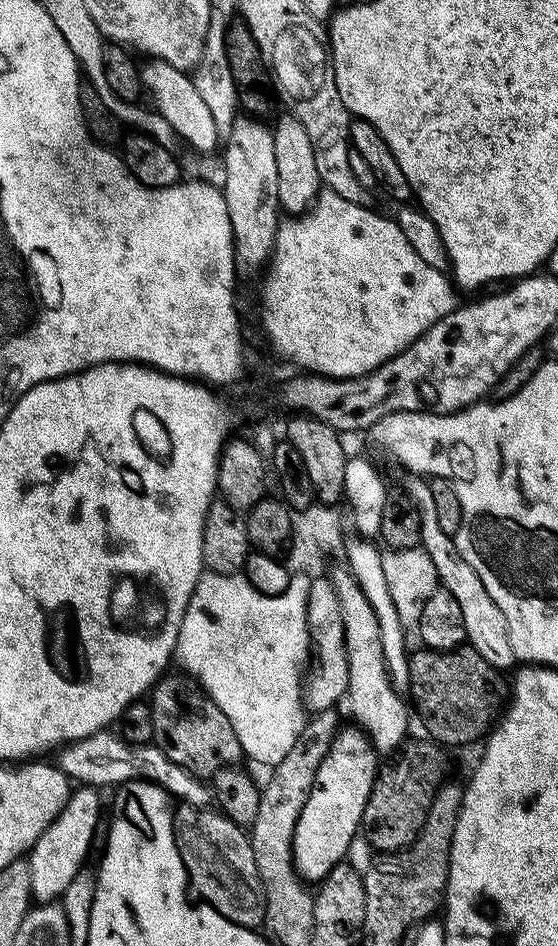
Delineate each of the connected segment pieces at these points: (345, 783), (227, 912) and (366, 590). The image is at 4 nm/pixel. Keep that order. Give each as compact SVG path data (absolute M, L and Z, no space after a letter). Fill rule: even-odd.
M341 727L330 742L330 750L326 750L318 774L314 774L310 798L306 798L302 814L298 814L298 826L294 826L292 861L305 882L322 881L334 866L345 863L347 856L344 855L351 850L352 839L356 832L358 836L364 822L366 802L376 781L378 753L363 728L351 727Z
M185 803L173 811L172 829L191 891L195 895L197 892L203 903L218 910L222 918L243 928L259 929L264 923L266 898L262 878L258 878L258 865L254 862L249 833L218 810Z
M368 538L349 539L344 545L343 559L346 567L352 572L352 576L362 586L362 594L366 594L366 602L370 602L374 610L374 618L378 620L378 638L382 638L382 658L388 667L388 676L392 680L392 687L404 690L408 687L408 657L410 647L404 637L406 625L402 618L398 618L398 610L390 599L390 590L386 587L386 578L382 571L382 552L379 547L375 548L373 541ZM348 559L348 560L347 560Z

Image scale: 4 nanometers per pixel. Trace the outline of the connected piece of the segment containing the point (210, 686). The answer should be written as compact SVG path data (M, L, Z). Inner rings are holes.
M205 571L194 586L194 594L178 630L175 655L178 660L180 656L180 664L185 668L181 669L207 692L218 710L230 718L230 726L234 726L234 734L245 757L256 764L274 766L282 762L306 723L302 681L312 650L306 622L309 583L310 580L304 576L292 575L282 594L267 596L254 590L243 574L223 576Z

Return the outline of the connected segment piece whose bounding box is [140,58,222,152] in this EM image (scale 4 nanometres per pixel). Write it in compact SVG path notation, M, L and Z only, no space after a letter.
M152 58L147 63L140 69L140 83L143 91L152 95L151 107L160 112L166 122L170 122L177 137L181 141L185 140L190 147L197 148L200 152L212 152L215 148L217 151L222 134L214 126L214 118L211 117L202 94L198 94L195 79L187 71L170 66L165 60Z

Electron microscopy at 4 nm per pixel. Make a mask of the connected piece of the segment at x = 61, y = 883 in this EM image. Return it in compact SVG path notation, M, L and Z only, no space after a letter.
M91 786L77 787L69 795L66 806L62 806L58 818L54 818L54 822L44 831L42 838L38 838L32 851L27 853L33 901L59 901L66 886L74 882L74 874L85 867L84 859L88 856L88 847L96 836L96 823L100 820L100 796L101 793Z

